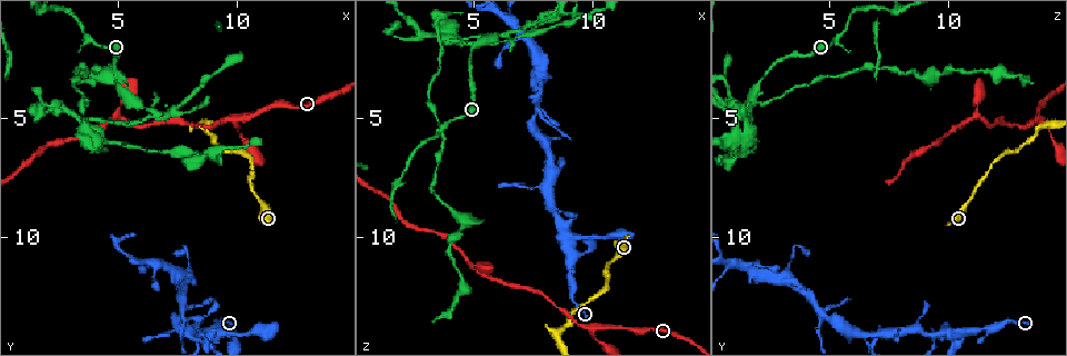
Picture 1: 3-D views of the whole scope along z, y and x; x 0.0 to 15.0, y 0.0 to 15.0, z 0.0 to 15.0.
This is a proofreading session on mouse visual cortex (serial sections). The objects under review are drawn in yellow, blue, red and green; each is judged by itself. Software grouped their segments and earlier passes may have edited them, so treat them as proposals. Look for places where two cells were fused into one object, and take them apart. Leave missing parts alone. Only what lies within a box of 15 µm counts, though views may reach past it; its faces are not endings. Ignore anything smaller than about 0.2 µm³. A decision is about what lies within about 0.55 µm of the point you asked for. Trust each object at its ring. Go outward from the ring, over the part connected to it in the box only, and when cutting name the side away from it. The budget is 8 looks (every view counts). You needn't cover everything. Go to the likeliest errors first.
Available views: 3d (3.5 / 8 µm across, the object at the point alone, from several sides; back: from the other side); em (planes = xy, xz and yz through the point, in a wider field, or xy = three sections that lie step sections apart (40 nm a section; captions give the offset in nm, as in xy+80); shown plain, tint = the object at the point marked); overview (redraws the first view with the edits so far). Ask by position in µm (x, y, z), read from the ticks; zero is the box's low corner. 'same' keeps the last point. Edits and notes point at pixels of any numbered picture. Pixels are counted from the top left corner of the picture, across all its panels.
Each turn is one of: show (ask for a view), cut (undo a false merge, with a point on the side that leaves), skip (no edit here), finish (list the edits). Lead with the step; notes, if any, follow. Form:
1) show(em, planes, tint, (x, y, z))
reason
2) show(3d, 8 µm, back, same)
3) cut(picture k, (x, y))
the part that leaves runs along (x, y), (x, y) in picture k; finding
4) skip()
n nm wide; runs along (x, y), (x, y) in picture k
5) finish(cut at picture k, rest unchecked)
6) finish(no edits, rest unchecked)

show(3d, 3.5 µm, back, (6.5, 4.8, 1.4))
two arms in line, one across

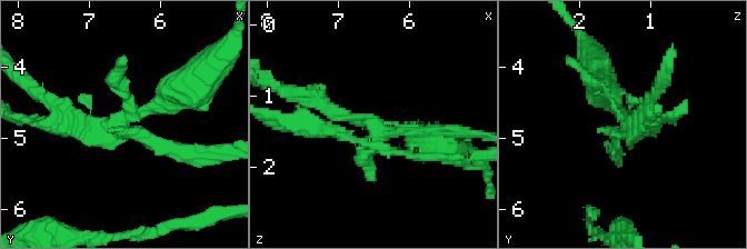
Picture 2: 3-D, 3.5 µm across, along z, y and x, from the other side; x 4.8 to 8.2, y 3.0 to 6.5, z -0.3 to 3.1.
show(em, planes, tint, (6.60, 4.85, 1.35))

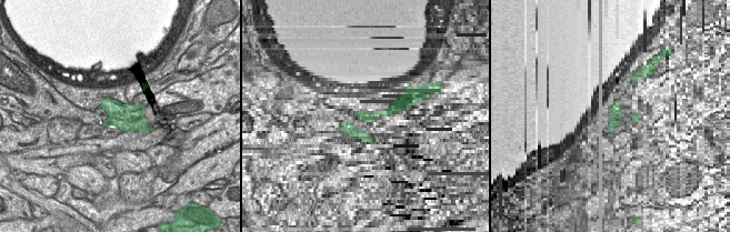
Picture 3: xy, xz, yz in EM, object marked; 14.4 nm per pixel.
cut(picture 2, (163, 151))
400 nm wide; the part that leaves runs along (120, 132), (222, 153) in picture 2; a second cell is stuck on

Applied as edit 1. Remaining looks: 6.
show(overview)

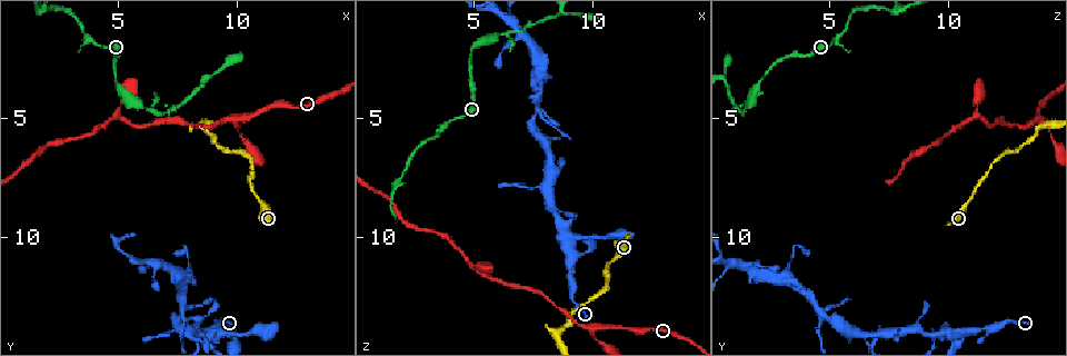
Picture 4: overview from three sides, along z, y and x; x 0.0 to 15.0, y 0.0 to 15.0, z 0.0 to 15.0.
show(3d, 3.5 µm, back, (8.8, 5.5, 13.8))
a narrow waist

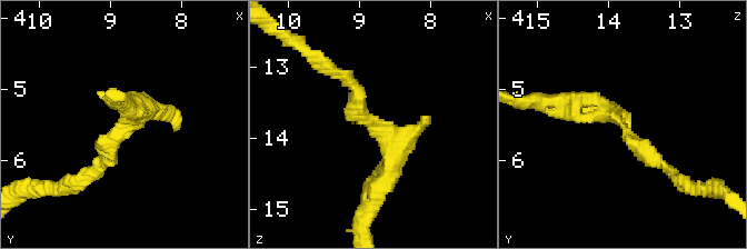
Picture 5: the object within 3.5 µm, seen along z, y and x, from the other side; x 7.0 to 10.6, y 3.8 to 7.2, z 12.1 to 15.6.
show(em, xy, step 1, tint, (8.75, 5.50, 13.80))

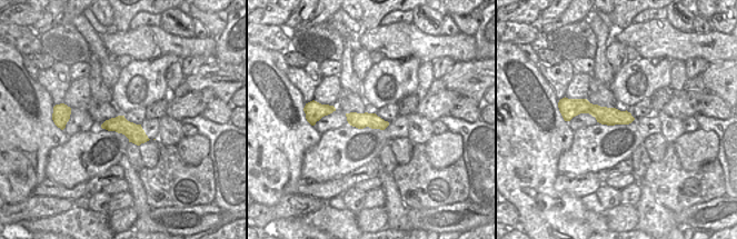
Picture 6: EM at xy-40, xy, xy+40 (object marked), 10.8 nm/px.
skip()
170 nm wide; runs along (669, 168), (600, 100), (569, 97) in picture 5; all the same cell

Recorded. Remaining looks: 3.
show(3d, 8 µm, (7.7, 13.2, 4.8))
arms part here

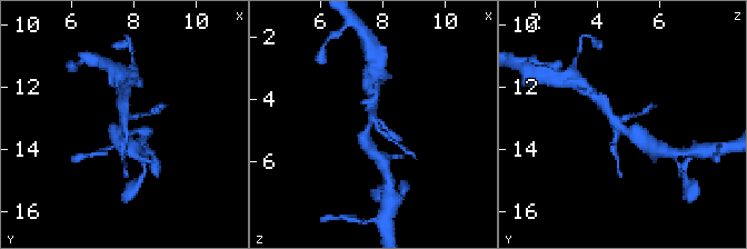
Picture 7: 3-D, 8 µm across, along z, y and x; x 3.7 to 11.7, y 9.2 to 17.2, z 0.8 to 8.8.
show(3d, 3.5 µm, (7.6, 13.3, 4.8))
zoom in

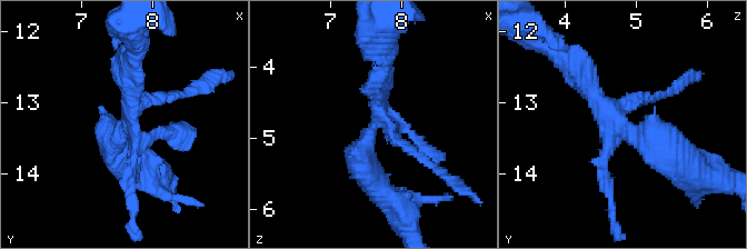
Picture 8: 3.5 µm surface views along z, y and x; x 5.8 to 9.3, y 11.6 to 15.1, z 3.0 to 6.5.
show(em, planes, tint, (7.60, 13.30, 4.80))
now the EM

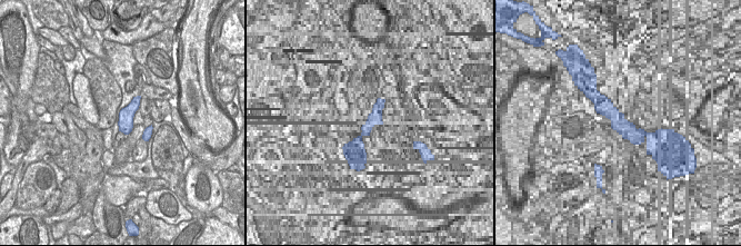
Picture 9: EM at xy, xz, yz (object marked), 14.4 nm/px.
skip()
runs along (680, 156), (631, 136), (575, 68) in picture 8; one cell here

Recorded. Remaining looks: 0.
finish(cut at picture 2, rest unchecked)

